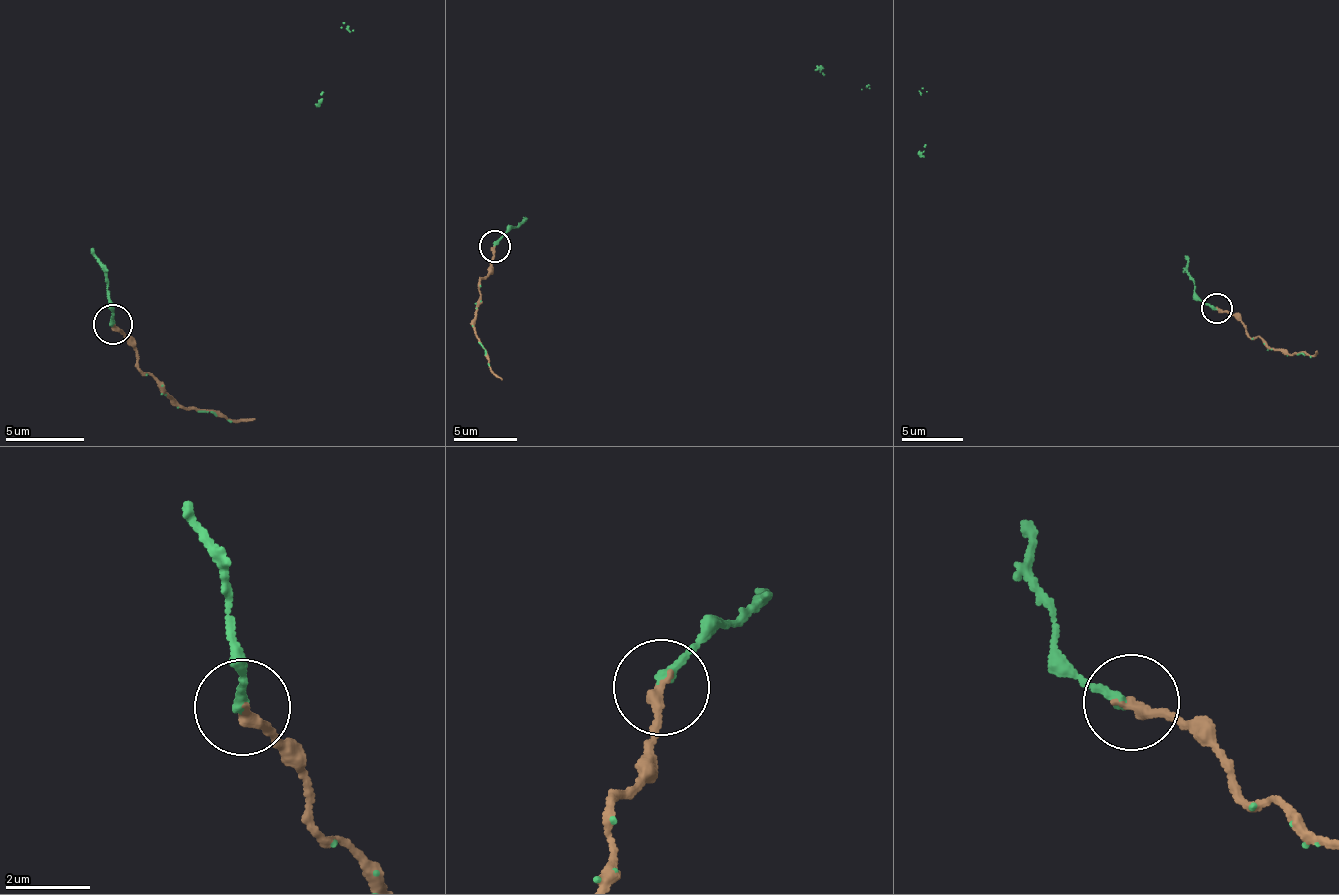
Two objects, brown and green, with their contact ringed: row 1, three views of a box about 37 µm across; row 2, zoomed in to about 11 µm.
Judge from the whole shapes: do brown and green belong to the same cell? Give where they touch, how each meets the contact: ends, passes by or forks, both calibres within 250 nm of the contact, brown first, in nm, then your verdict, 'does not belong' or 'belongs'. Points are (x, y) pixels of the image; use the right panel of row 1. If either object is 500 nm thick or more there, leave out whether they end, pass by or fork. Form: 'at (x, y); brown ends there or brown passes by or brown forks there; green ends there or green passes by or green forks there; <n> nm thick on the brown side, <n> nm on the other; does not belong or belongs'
at (1217, 308); brown ends there; green ends there; 260 nm thick on the brown side, 200 nm on the other; belongs

